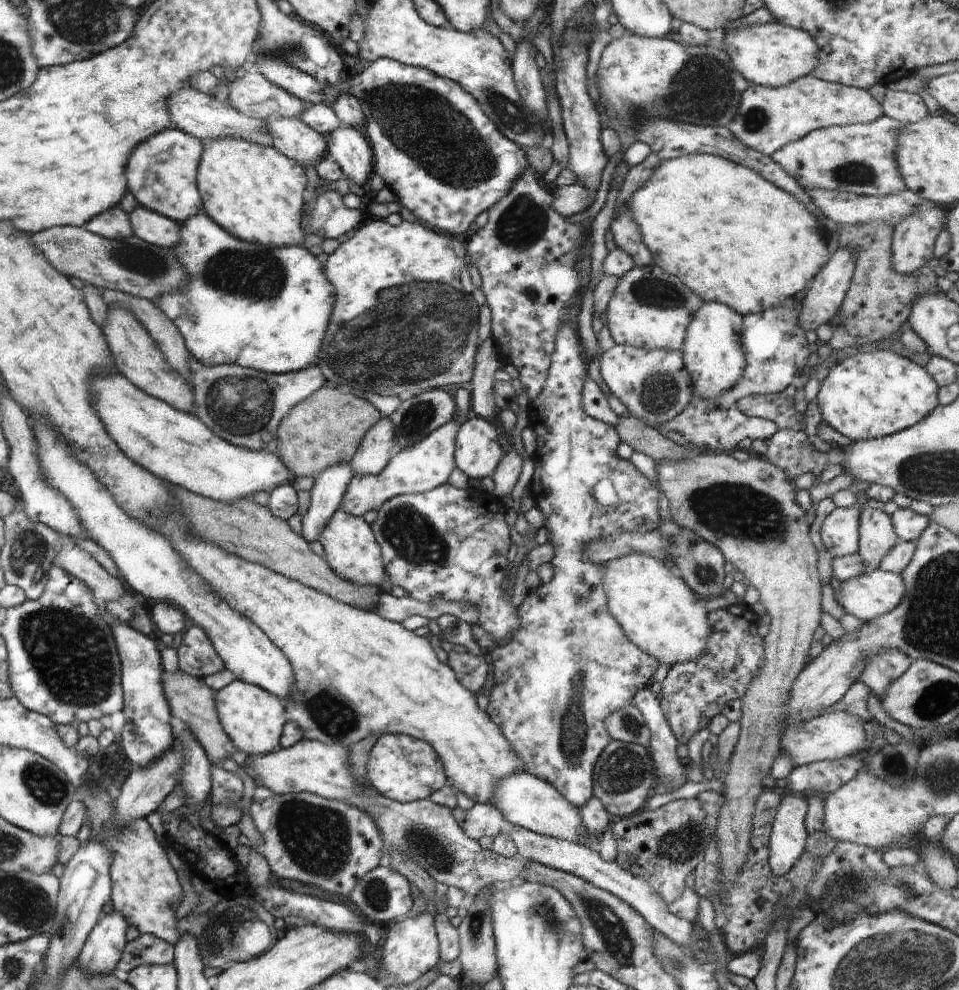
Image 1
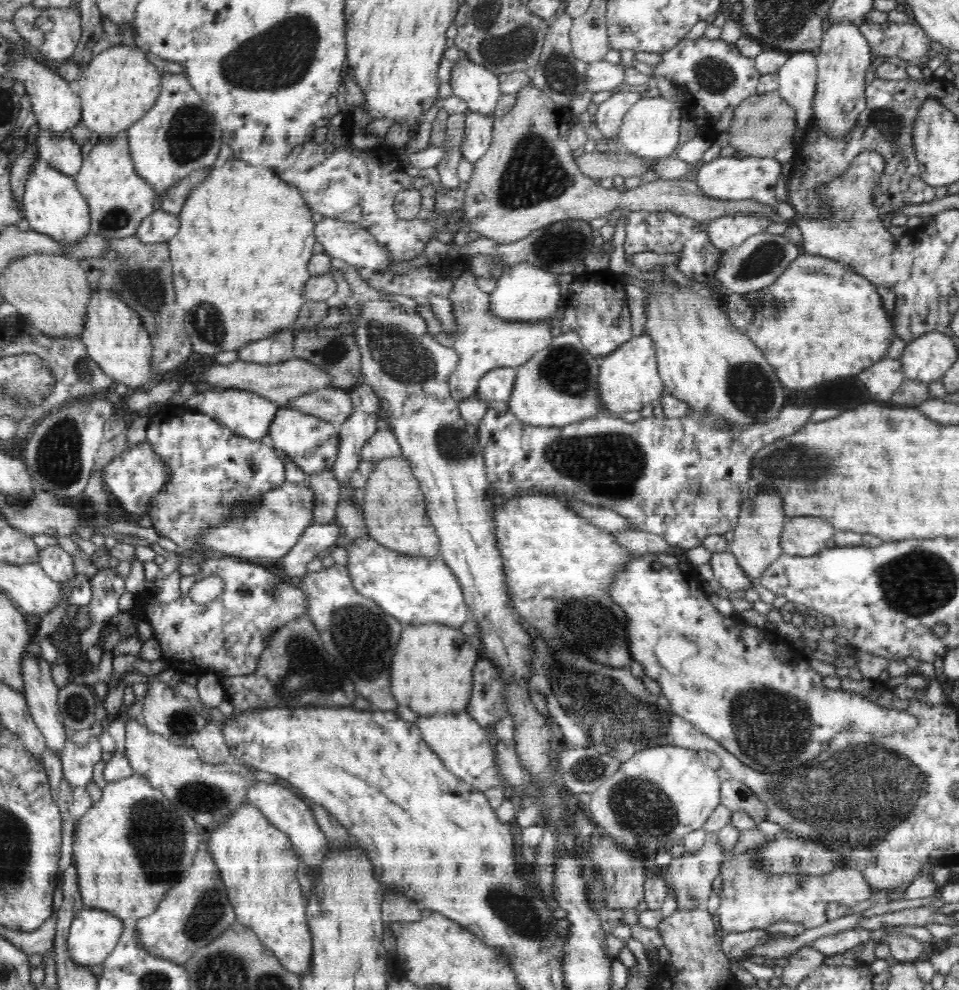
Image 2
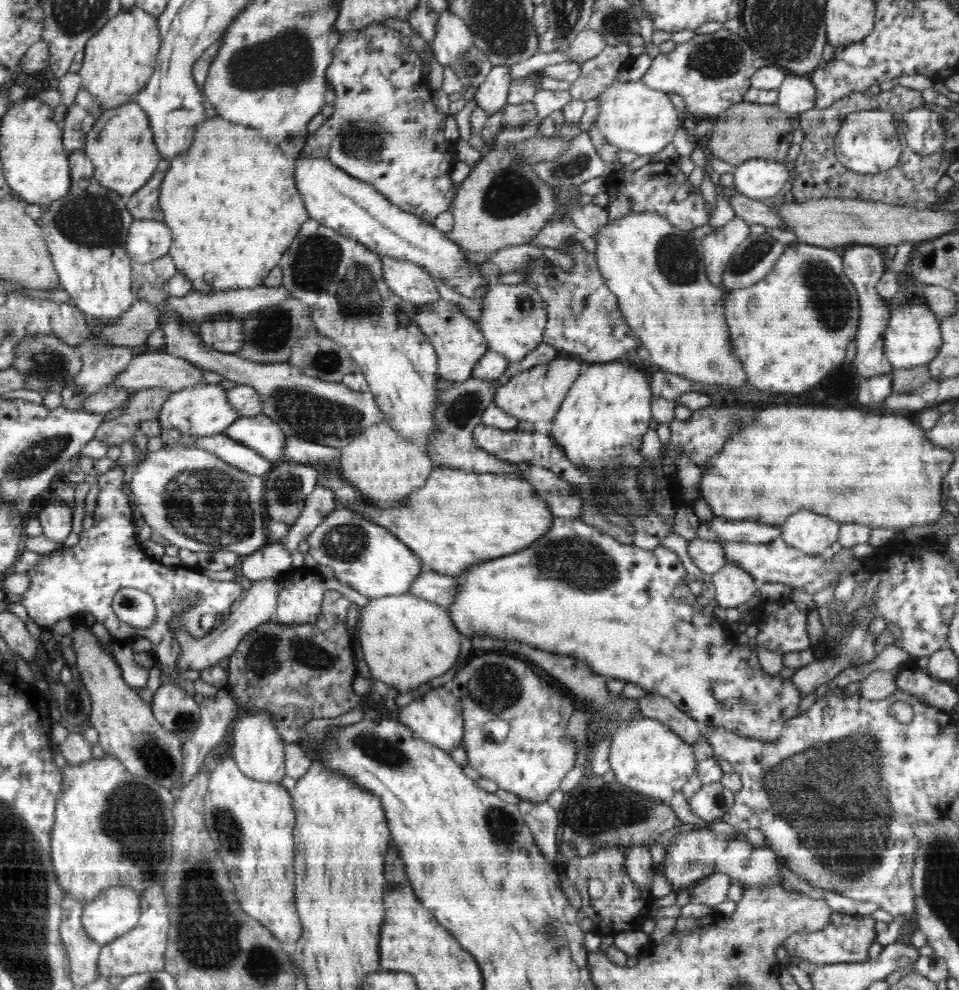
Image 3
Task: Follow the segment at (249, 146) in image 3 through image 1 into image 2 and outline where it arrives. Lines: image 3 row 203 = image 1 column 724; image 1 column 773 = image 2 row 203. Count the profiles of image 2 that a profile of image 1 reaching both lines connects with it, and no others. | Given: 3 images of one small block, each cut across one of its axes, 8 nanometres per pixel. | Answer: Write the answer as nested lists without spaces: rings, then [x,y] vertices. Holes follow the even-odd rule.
[[[236,158],[227,160],[220,167],[212,166],[208,176],[205,176],[201,183],[192,188],[179,214],[180,228],[166,243],[170,249],[170,263],[173,269],[176,298],[178,298],[178,305],[182,306],[187,317],[184,329],[194,351],[202,355],[214,357],[222,351],[237,352],[244,345],[248,345],[258,339],[274,336],[274,334],[278,334],[281,330],[291,330],[294,322],[300,316],[299,312],[302,306],[307,303],[303,296],[304,286],[306,286],[306,282],[312,276],[308,271],[308,264],[310,258],[315,254],[312,247],[317,241],[314,236],[315,223],[312,221],[313,212],[314,210],[308,206],[298,187],[284,182],[275,170],[262,166],[252,166]]]

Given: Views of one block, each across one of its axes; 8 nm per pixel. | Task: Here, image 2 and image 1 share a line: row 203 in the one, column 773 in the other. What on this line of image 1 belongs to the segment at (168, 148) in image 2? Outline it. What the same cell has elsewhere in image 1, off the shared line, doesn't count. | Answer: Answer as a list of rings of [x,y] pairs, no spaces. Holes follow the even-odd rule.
[[[882,115],[871,123],[816,129],[796,142],[785,144],[771,157],[803,189],[820,188],[866,197],[900,194],[907,189],[896,162],[902,126],[904,122]]]

